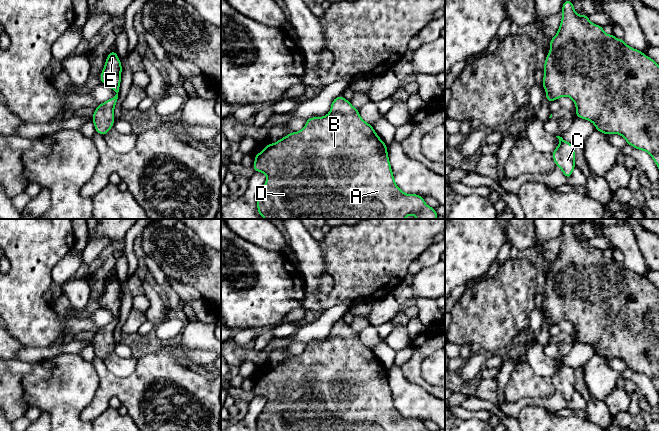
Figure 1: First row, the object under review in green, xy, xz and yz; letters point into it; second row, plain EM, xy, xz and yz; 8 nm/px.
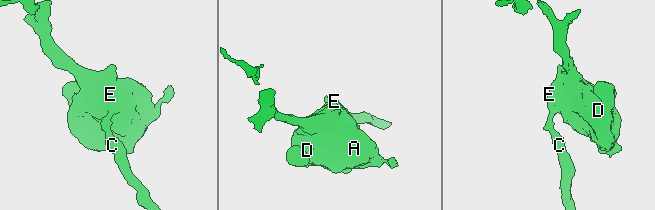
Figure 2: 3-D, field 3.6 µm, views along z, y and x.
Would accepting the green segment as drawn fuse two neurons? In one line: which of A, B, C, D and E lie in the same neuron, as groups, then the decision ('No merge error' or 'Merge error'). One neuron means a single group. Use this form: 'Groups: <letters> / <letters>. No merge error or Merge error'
Groups: A B C D E. No merge error

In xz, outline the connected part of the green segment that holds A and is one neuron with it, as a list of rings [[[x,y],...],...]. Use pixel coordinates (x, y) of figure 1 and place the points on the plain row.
[[[342,319],[331,326],[326,340],[306,343],[303,353],[256,377],[253,393],[267,400],[257,419],[257,431],[430,431],[422,420],[406,418],[396,409],[387,369]]]

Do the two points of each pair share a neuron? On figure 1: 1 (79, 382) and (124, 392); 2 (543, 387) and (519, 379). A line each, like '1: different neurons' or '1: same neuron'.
1: different neurons
2: same neuron

